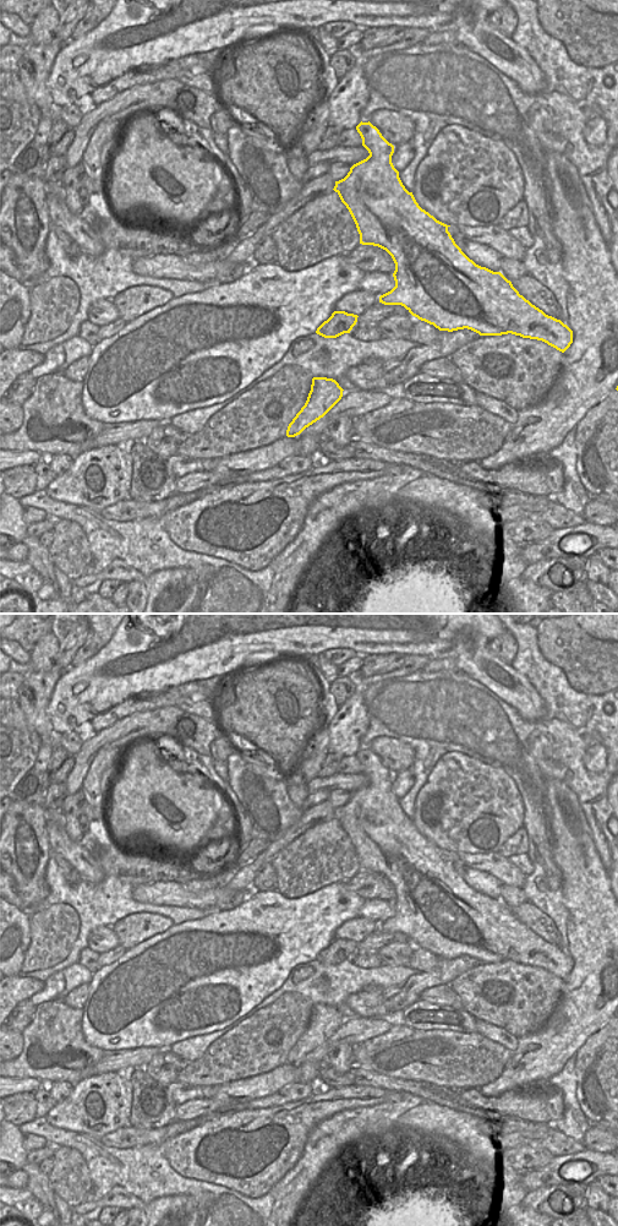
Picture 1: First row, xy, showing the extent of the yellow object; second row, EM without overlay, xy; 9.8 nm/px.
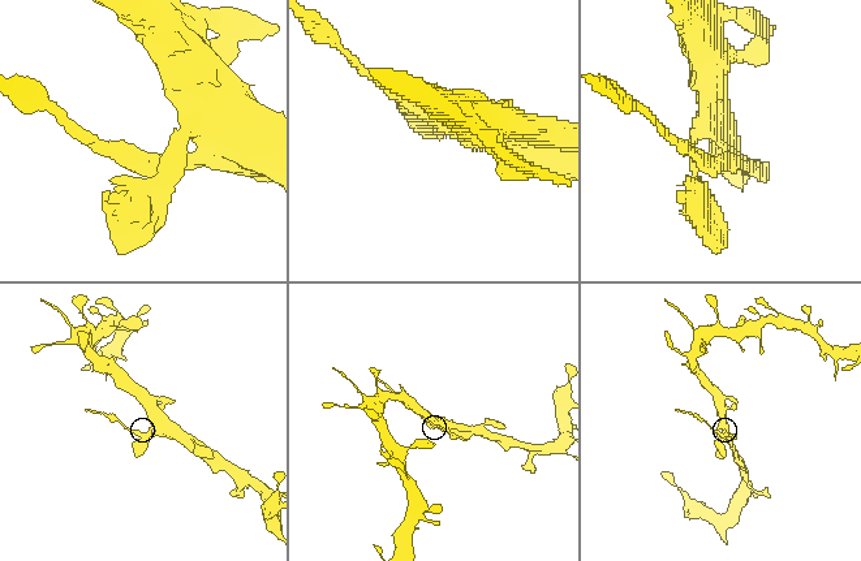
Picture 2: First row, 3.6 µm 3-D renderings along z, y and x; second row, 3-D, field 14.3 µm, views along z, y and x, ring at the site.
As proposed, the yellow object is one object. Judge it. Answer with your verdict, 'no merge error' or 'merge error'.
merge error

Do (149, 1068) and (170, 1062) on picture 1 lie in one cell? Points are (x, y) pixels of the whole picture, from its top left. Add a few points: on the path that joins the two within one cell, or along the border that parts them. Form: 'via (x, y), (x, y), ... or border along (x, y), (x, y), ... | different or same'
via (154, 1068), (165, 1062) | same

